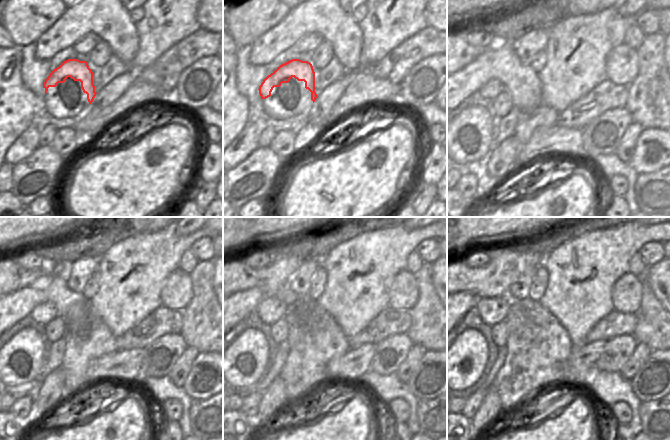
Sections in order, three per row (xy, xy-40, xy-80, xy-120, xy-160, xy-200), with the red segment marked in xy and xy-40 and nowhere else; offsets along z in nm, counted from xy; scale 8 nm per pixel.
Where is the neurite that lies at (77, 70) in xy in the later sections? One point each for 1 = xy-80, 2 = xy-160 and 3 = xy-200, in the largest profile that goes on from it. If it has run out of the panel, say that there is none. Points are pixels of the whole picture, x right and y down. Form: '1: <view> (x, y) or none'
1: xy-80 (500, 61)
2: xy-160 (244, 303)
3: xy-200 (467, 301)

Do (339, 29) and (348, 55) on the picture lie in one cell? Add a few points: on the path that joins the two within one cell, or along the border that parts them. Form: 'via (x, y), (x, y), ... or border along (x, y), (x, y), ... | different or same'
border along (360, 49), (346, 44), (335, 55) | different

